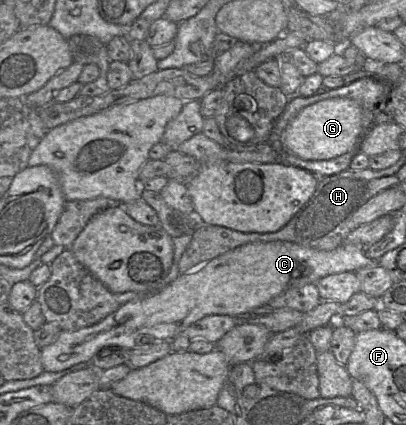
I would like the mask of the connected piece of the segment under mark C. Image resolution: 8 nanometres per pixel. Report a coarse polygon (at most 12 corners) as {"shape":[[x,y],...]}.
{"shape":[[254,242],[102,321],[62,330],[44,371],[172,341],[288,288],[380,267],[365,247]]}

